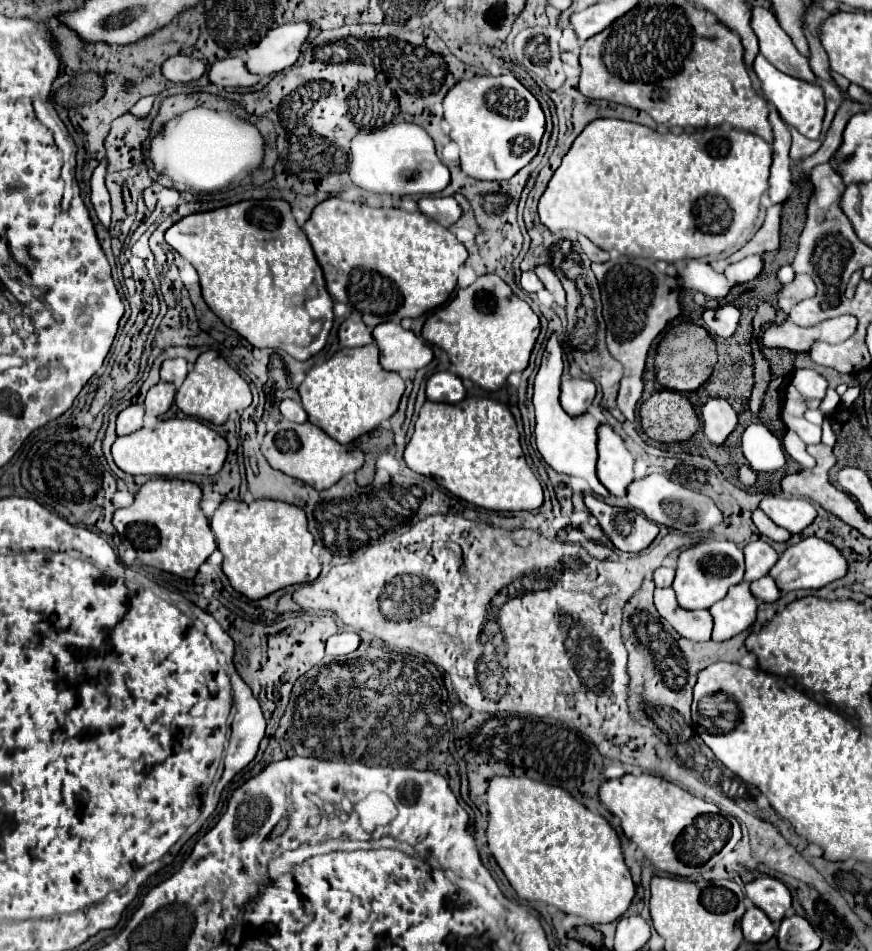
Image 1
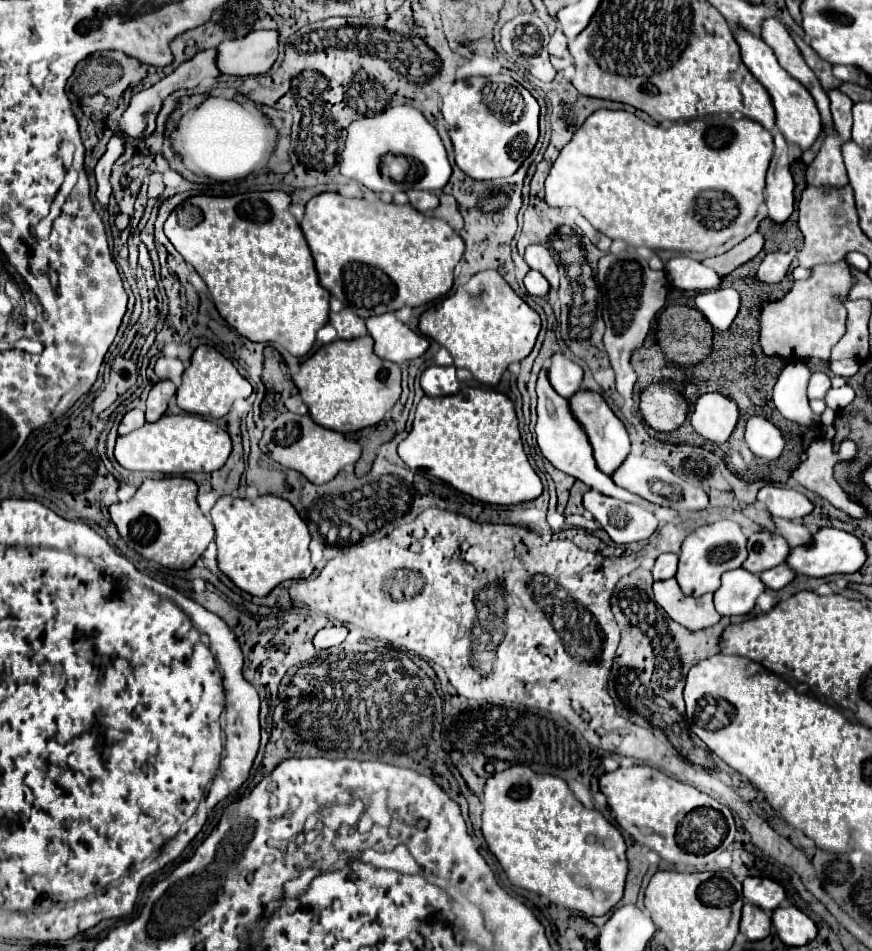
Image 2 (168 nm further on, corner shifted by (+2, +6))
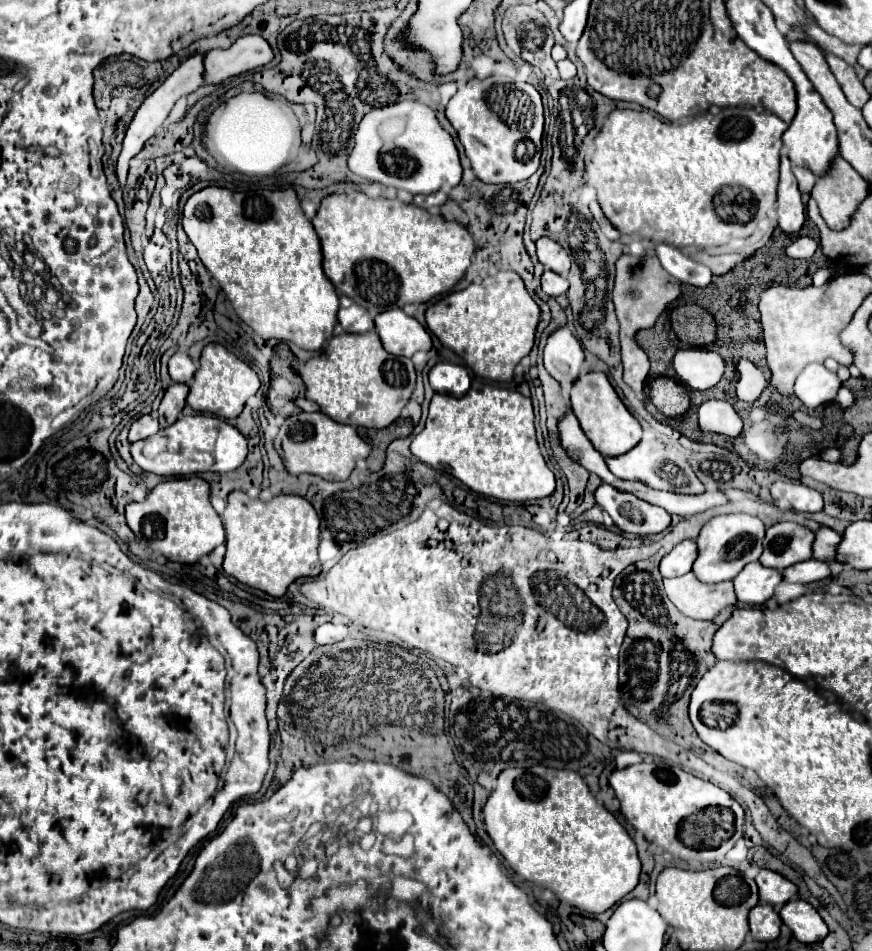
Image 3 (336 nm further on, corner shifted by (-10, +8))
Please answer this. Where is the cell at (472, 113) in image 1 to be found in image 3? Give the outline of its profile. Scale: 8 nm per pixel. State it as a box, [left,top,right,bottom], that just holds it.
[446,78,544,184]

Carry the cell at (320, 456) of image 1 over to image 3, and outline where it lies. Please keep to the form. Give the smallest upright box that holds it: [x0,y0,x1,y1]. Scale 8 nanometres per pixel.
[280,412,370,480]

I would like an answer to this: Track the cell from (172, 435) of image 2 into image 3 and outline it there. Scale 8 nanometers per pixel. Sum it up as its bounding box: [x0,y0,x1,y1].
[130,414,246,476]

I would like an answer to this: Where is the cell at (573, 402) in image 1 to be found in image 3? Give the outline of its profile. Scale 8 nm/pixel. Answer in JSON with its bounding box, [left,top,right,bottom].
[544,326,584,386]

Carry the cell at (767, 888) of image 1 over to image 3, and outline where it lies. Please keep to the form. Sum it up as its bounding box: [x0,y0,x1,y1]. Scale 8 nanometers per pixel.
[756,868,798,906]

